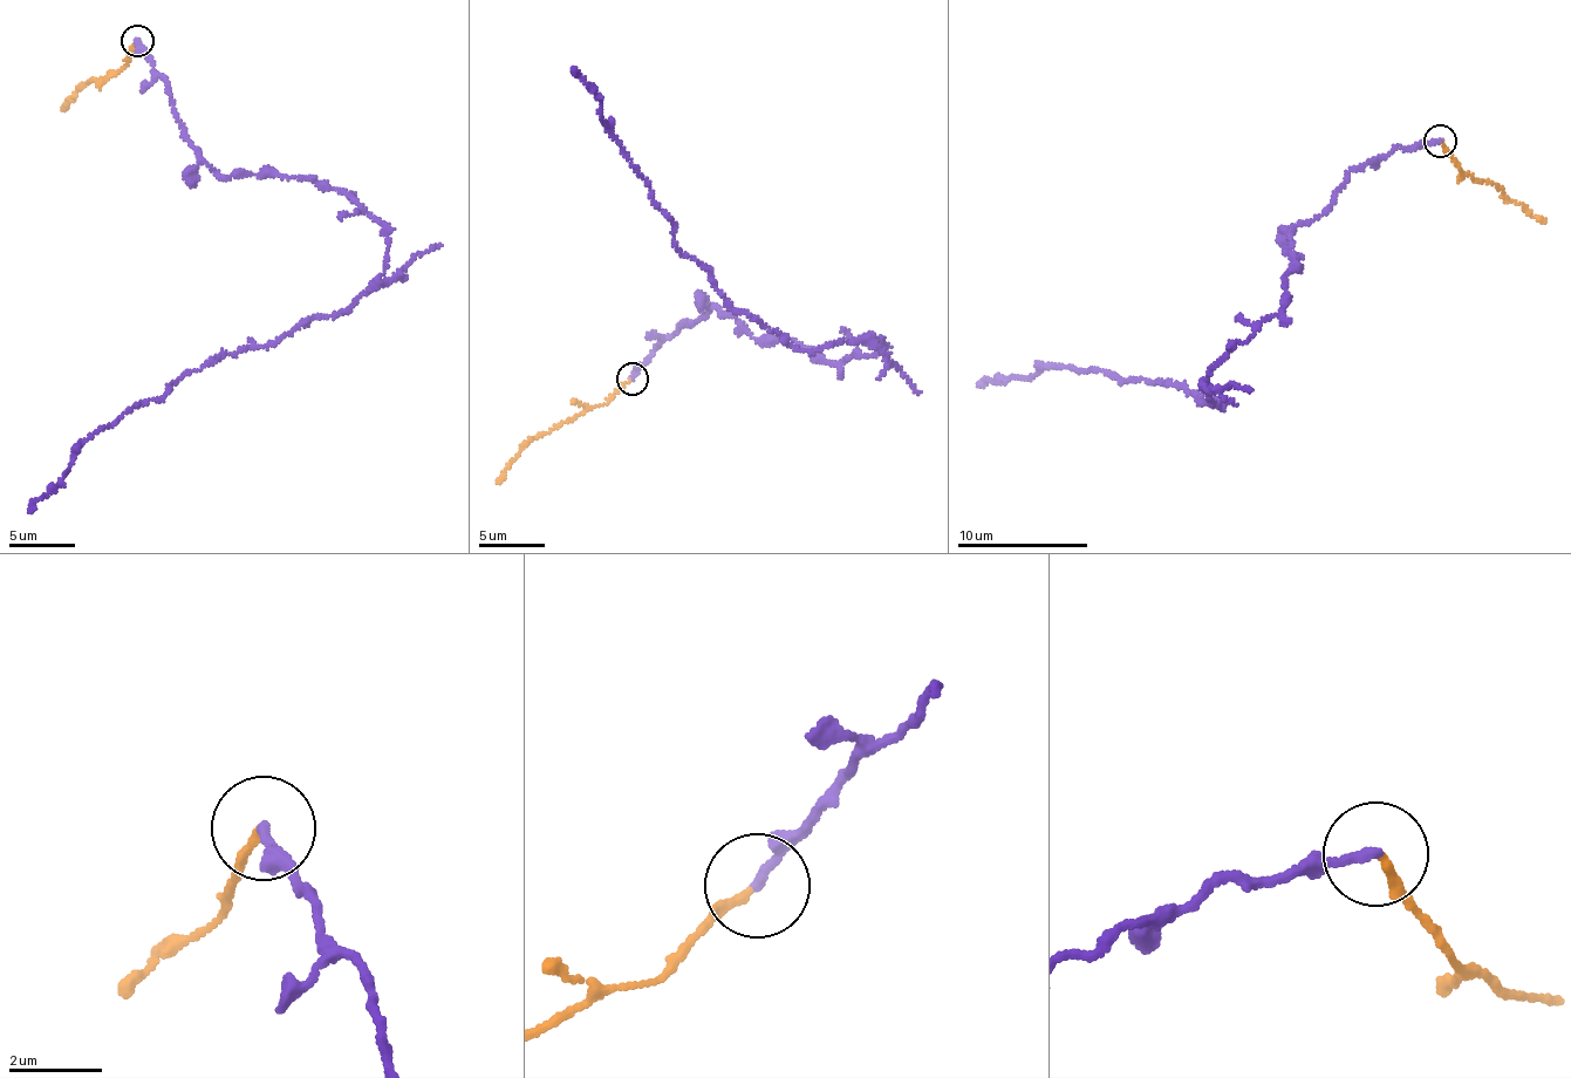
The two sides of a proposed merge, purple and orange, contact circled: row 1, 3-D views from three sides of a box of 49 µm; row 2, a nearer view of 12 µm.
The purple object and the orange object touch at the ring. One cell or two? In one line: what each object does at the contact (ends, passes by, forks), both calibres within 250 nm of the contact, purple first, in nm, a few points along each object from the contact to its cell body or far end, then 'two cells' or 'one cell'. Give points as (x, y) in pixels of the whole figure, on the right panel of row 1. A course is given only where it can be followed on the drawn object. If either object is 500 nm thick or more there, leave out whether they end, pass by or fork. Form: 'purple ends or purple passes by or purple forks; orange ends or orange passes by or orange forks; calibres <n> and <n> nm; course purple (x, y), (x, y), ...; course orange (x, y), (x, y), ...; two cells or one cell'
purple ends; orange ends; calibres 200 and 160 nm; course purple (1439, 141), (1368, 159), (1295, 229), (1279, 311), (1206, 384), (1220, 406), (1166, 381), (1060, 366), (978, 386); course orange (1442, 140), (1456, 166), (1496, 186), (1503, 197), (1545, 222); two cells

